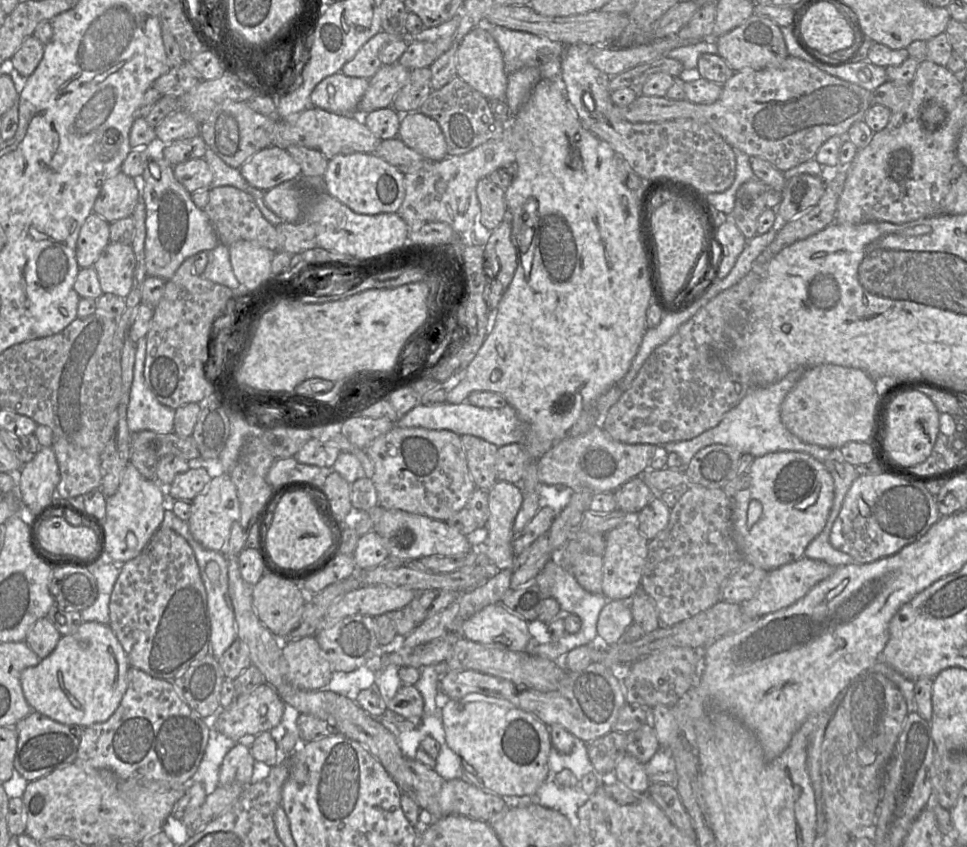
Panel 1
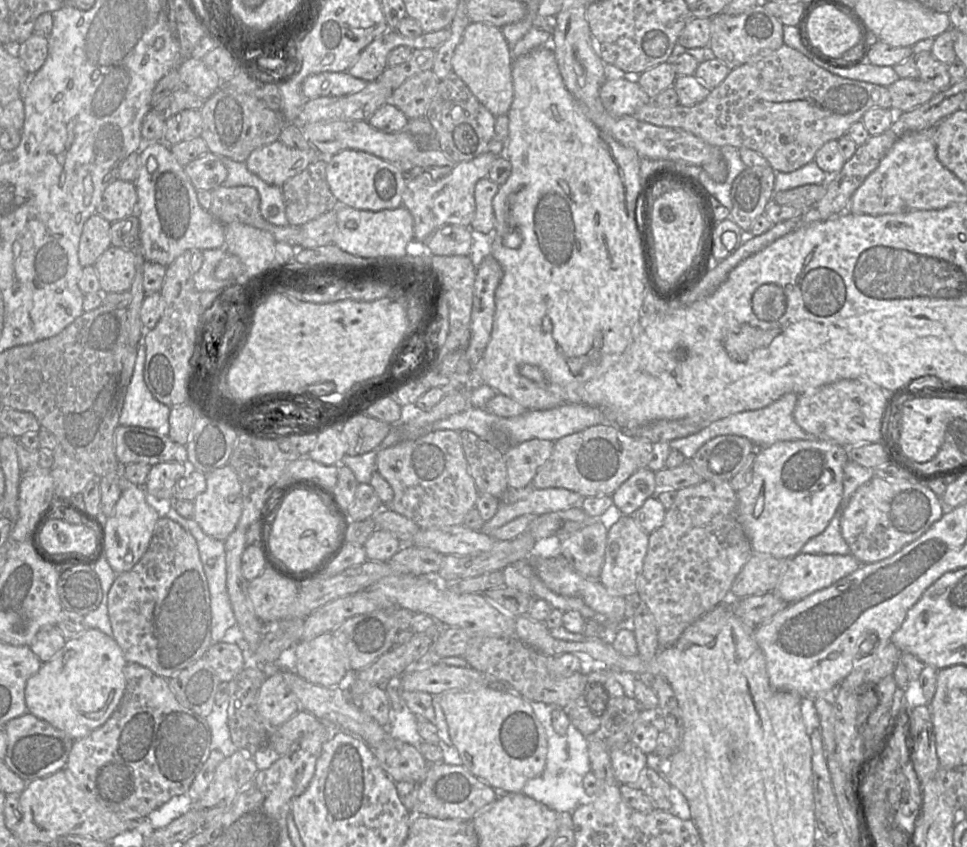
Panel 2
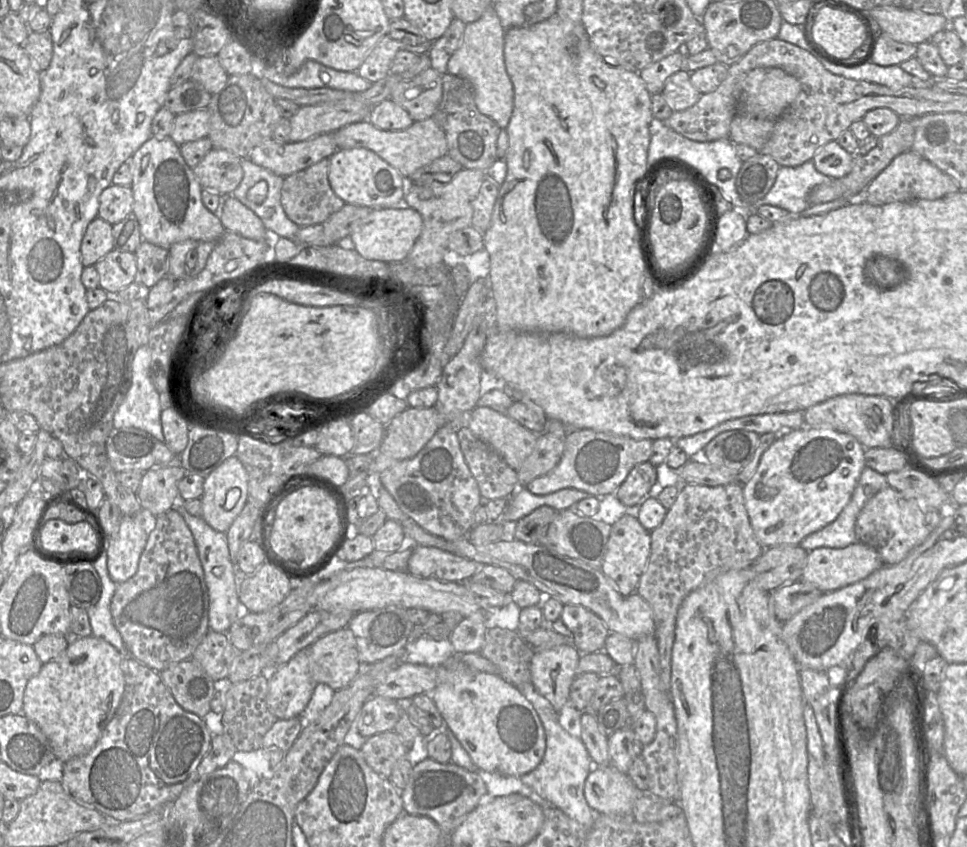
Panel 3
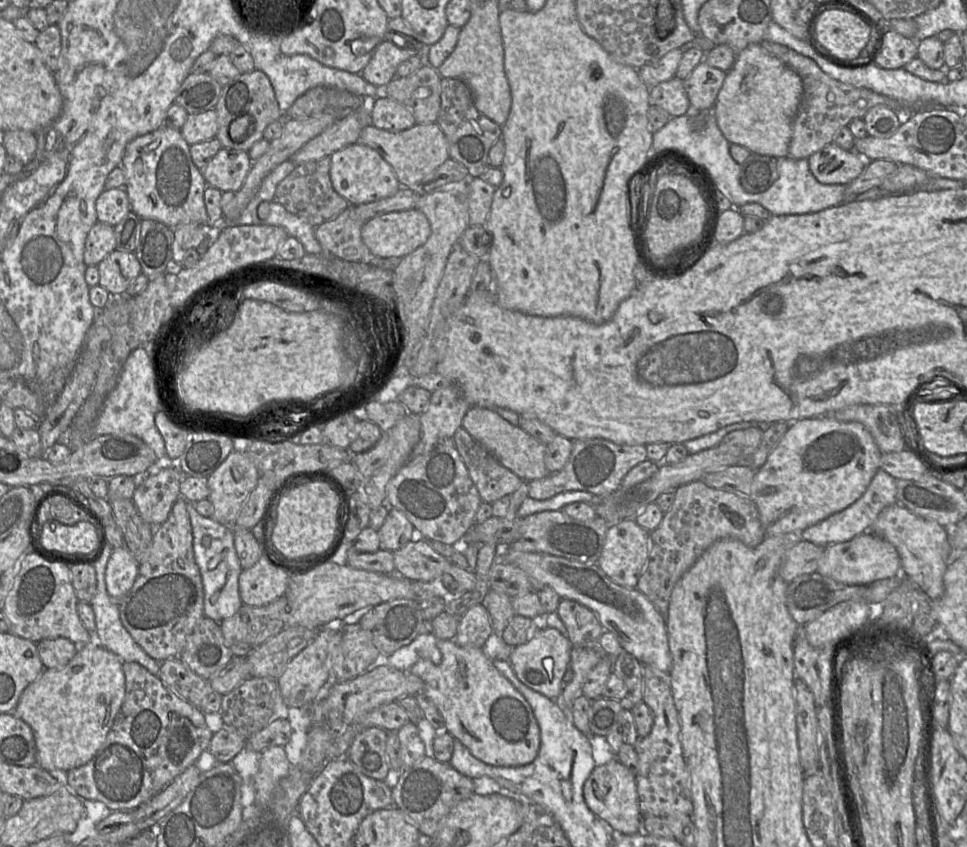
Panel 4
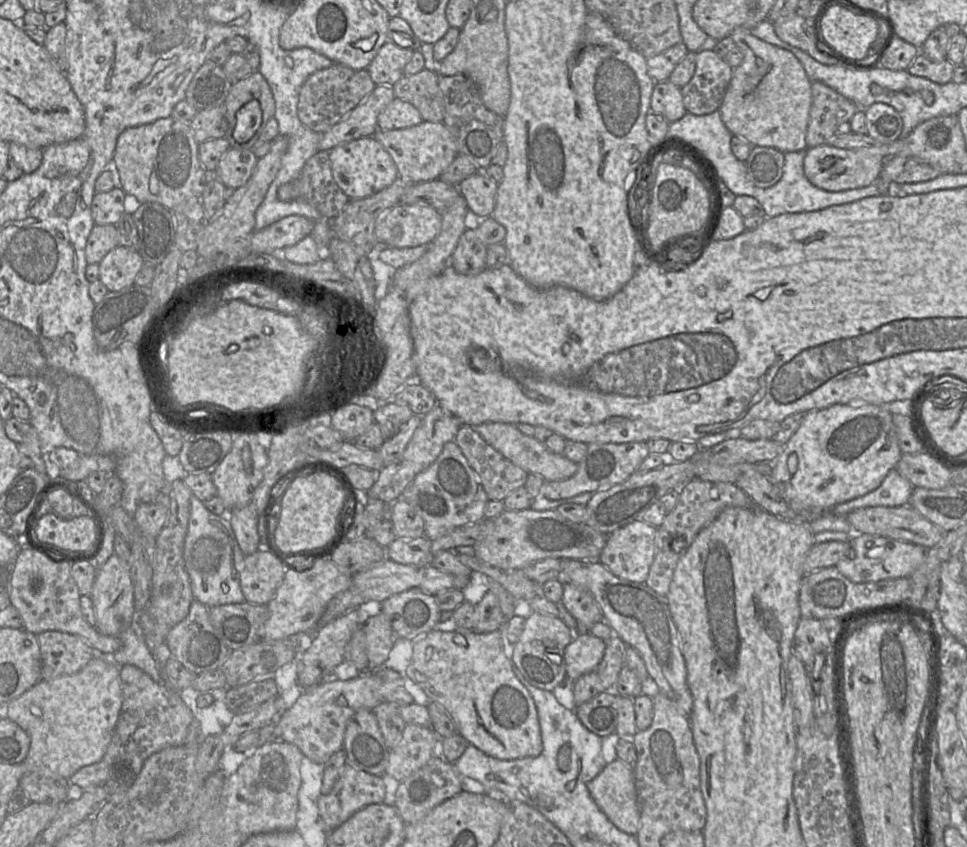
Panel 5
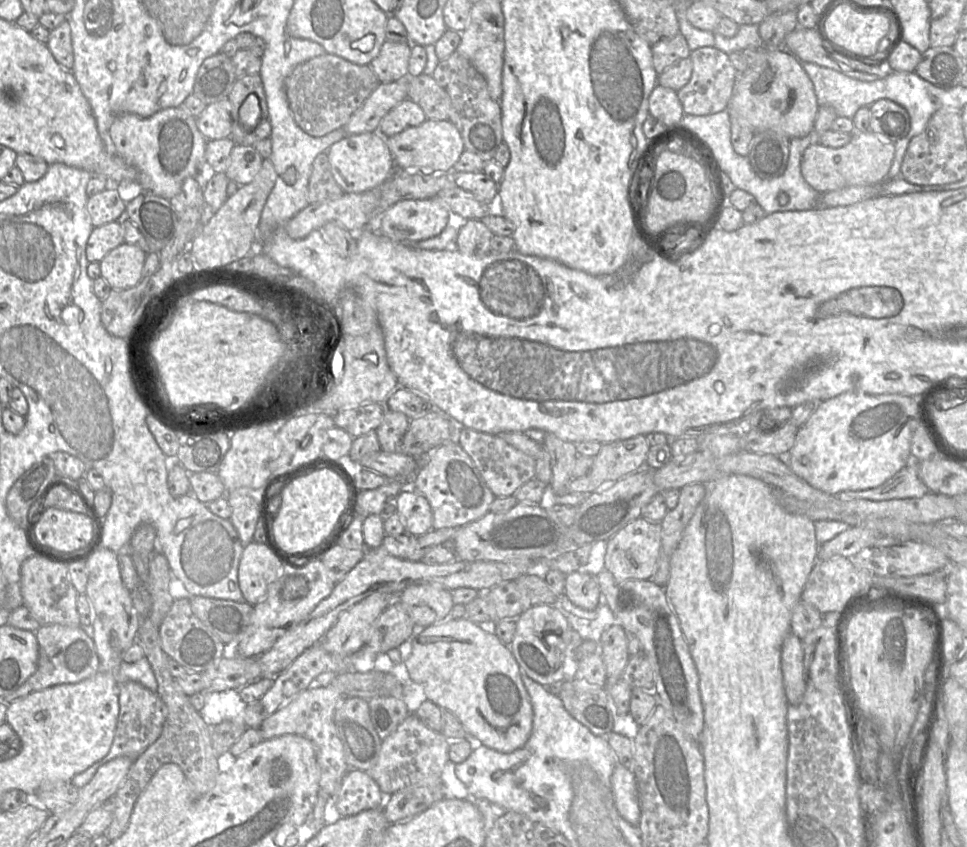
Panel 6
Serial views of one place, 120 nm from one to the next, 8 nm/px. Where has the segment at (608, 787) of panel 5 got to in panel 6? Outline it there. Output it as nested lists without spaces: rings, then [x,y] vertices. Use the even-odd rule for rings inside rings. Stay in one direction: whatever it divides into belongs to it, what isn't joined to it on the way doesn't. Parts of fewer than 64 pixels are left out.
[[[618,763],[611,775],[610,784],[620,816],[628,823],[638,826],[641,810],[636,778],[632,770]]]

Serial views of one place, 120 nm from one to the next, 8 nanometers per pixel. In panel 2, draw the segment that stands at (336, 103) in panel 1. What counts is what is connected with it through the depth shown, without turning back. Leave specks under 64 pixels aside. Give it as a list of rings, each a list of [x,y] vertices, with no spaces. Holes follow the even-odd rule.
[[[348,71],[321,72],[309,75],[303,82],[305,99],[321,96],[343,96],[360,92],[368,82],[352,76]]]

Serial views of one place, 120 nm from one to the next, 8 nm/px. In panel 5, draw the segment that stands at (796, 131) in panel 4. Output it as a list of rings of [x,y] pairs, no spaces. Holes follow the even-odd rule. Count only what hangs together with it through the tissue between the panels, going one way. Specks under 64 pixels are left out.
[[[812,81],[811,91],[812,104],[806,133],[808,148],[828,144],[840,124],[850,122],[856,112],[865,110],[822,82]]]

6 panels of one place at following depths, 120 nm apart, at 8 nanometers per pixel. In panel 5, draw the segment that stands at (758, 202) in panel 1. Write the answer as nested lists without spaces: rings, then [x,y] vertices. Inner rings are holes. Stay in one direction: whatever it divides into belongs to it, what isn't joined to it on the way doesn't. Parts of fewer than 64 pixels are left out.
[[[752,146],[745,165],[748,178],[755,186],[769,188],[783,175],[784,153],[773,147]]]

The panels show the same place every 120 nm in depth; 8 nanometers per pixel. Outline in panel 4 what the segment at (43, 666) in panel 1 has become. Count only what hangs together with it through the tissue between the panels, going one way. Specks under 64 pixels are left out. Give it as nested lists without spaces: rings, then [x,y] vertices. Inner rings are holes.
[[[97,641],[79,646],[73,659],[62,668],[44,669],[21,693],[13,714],[32,729],[36,745],[36,765],[50,772],[66,772],[89,762],[102,746],[125,698],[123,660]]]

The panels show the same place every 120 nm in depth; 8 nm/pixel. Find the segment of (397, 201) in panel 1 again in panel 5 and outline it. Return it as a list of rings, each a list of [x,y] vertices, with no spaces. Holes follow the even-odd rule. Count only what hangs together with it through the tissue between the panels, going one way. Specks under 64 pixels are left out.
[[[373,136],[362,137],[332,148],[329,159],[334,181],[349,199],[370,197],[389,187],[398,178],[391,156]]]

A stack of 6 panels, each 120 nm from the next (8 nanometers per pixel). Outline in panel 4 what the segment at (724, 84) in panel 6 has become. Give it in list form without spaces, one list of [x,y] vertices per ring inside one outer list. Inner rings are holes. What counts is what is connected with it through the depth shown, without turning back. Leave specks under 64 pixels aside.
[[[703,60],[684,80],[684,87],[693,112],[713,108],[727,72],[711,67]]]

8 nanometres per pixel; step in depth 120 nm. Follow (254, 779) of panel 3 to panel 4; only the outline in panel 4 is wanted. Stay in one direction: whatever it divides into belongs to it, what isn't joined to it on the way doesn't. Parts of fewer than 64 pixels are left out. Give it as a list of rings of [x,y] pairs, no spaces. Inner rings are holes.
[[[247,743],[242,750],[230,761],[242,778],[241,803],[243,807],[254,804],[254,779],[259,769],[261,752],[252,750]]]

